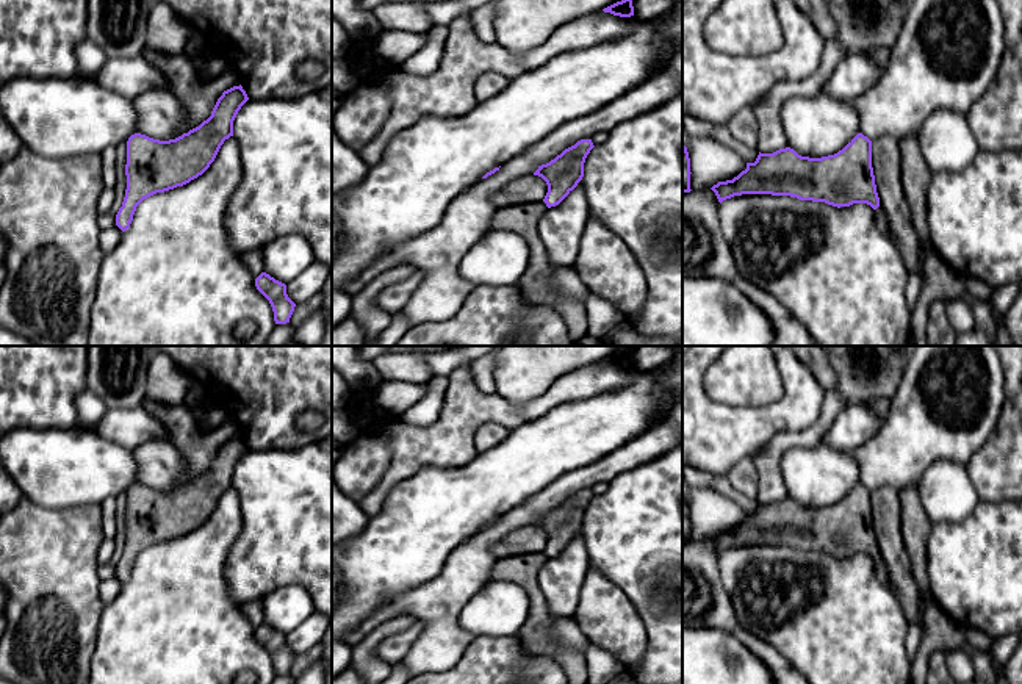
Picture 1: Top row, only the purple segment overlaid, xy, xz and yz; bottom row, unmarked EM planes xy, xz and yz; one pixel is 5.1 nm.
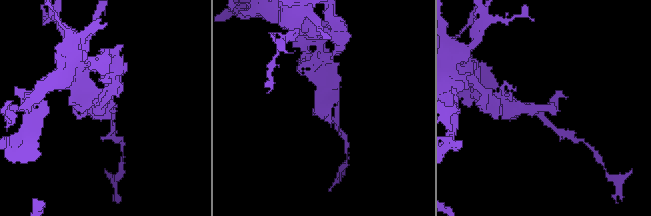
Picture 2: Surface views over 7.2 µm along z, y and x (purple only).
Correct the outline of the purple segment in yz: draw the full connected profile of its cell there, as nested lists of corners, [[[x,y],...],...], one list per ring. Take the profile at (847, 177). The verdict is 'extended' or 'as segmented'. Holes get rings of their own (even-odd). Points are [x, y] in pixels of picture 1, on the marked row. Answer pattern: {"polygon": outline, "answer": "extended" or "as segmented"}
{"polygon": [[[858,133],[842,150],[822,158],[798,155],[786,147],[758,155],[737,177],[711,188],[718,202],[742,194],[790,196],[833,207],[867,203],[875,210],[876,229],[892,239],[887,216],[880,207],[872,167],[872,141]]], "answer": "extended"}

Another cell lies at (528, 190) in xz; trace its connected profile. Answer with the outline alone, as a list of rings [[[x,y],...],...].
[[[526,175],[506,185],[495,194],[493,203],[498,208],[513,207],[520,203],[542,202],[548,193],[546,182],[538,175]]]

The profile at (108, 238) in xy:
[[[113,225],[100,232],[99,243],[103,255],[110,254],[117,246],[121,235],[122,235],[122,230],[117,225]]]

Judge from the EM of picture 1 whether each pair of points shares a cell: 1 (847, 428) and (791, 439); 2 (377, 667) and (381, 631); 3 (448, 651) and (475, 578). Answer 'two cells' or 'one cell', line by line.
1: two cells
2: one cell
3: one cell

